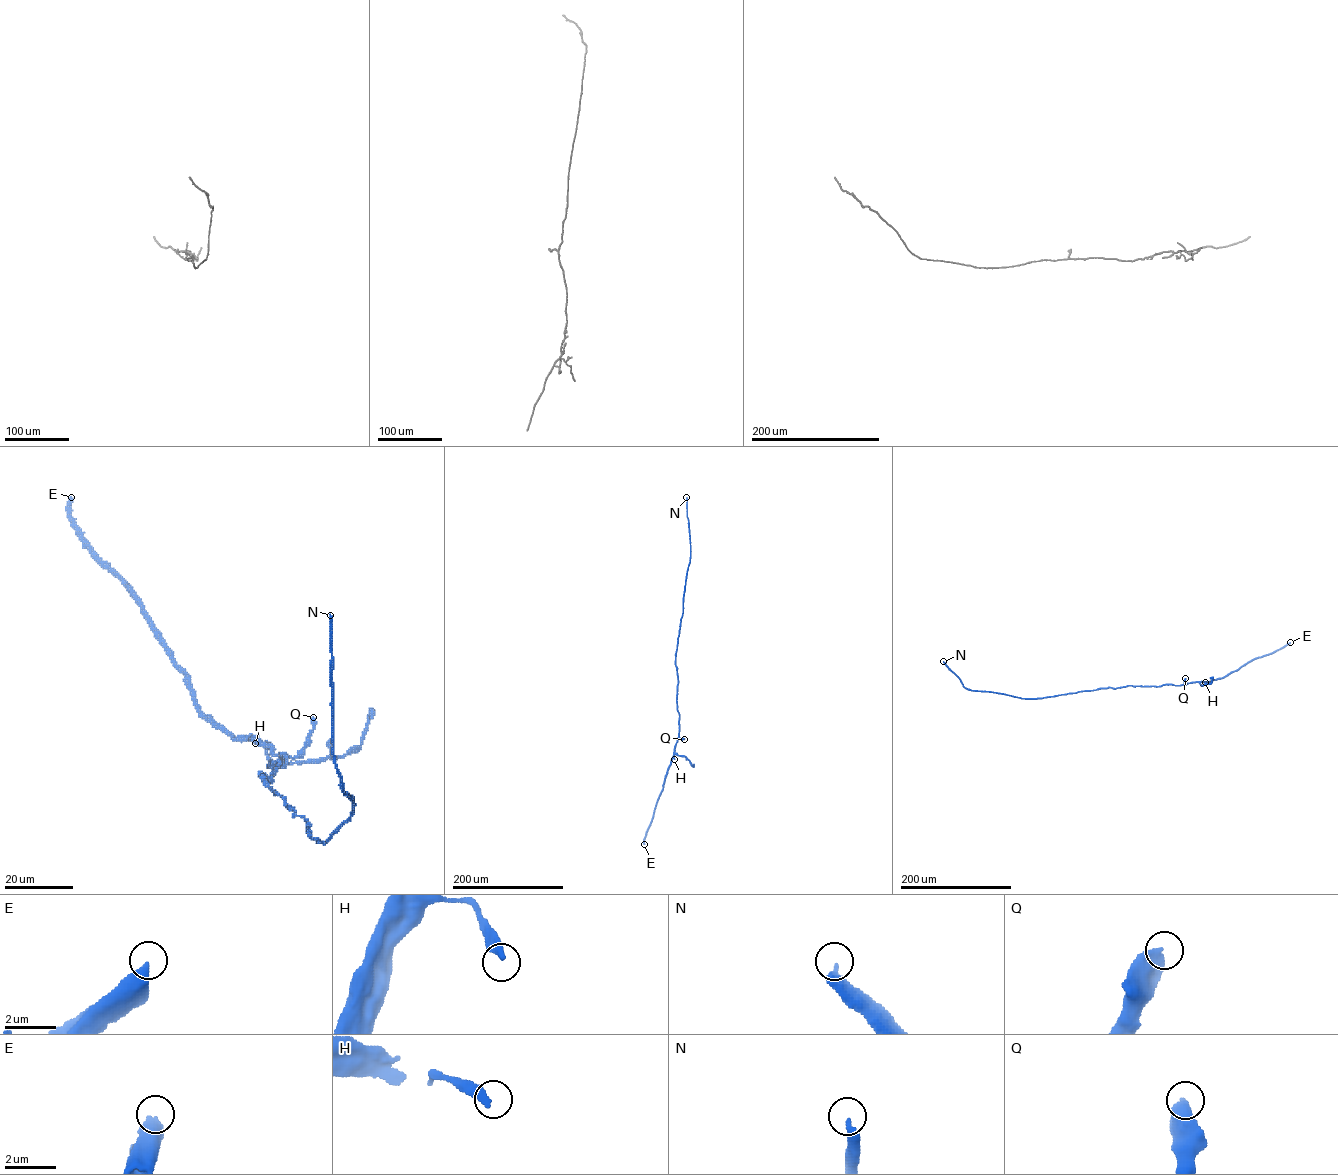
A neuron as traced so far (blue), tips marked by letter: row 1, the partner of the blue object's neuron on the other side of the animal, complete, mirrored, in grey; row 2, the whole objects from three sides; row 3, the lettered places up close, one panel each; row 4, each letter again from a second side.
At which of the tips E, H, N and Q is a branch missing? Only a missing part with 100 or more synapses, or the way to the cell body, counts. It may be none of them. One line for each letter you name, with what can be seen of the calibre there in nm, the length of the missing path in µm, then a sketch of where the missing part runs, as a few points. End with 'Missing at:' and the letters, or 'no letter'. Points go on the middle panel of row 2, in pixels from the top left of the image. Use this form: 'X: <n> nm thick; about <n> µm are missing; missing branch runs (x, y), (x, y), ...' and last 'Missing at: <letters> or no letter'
N: 340 nm thick; about 120 µm are missing; missing branch runs (686, 497), (687, 481), (681, 467), (667, 460)
Missing at: N

